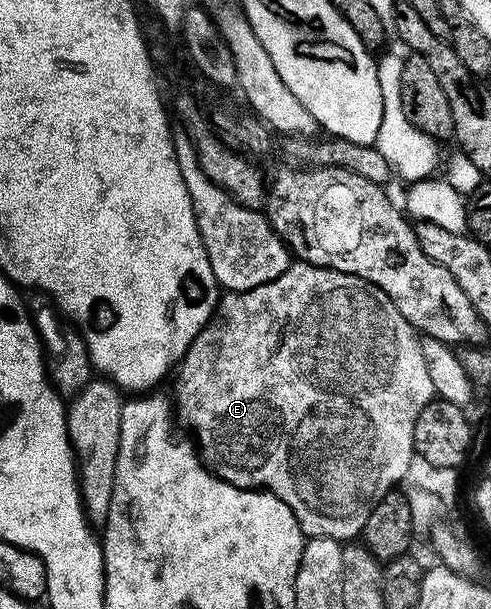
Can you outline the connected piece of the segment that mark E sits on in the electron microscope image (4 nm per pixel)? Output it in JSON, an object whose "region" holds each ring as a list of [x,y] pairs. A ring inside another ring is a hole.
{"region":[[[295,261],[276,280],[260,284],[251,290],[226,292],[218,299],[218,306],[209,324],[192,340],[186,355],[177,367],[178,379],[174,382],[172,406],[176,418],[191,430],[196,443],[198,457],[210,473],[228,484],[242,490],[264,490],[274,494],[288,508],[300,524],[306,538],[337,538],[354,540],[361,535],[372,508],[384,500],[388,491],[399,485],[398,481],[410,470],[410,461],[415,461],[414,429],[416,416],[435,397],[432,379],[428,376],[428,364],[424,364],[424,352],[420,352],[419,335],[400,316],[400,308],[376,284],[360,276],[329,270],[323,266],[312,266],[308,262]]]}

